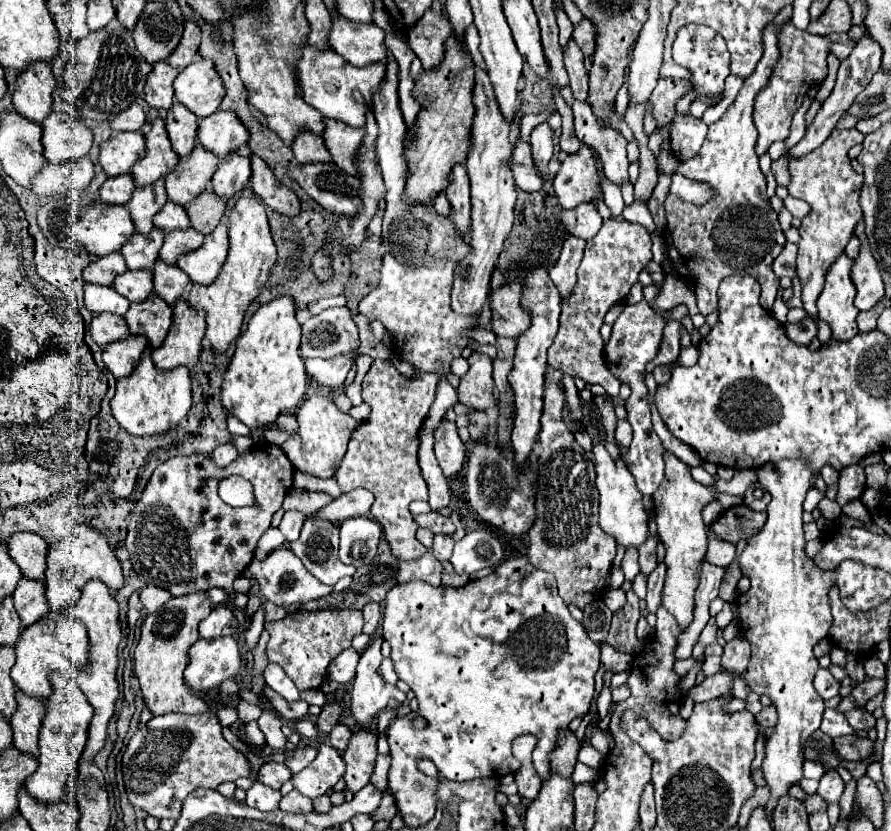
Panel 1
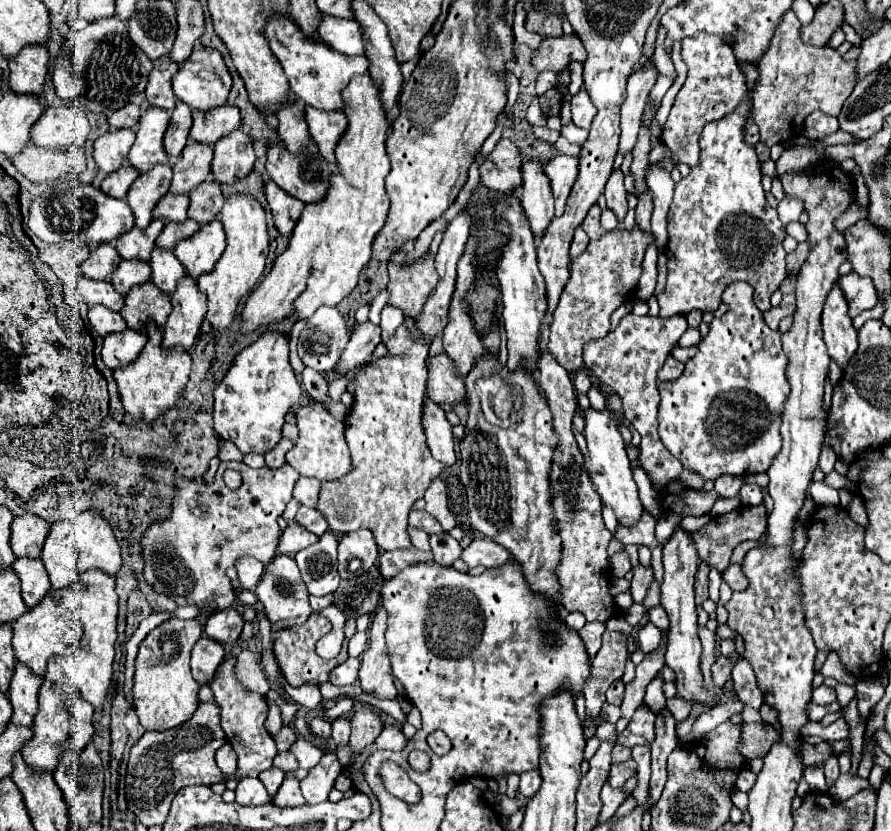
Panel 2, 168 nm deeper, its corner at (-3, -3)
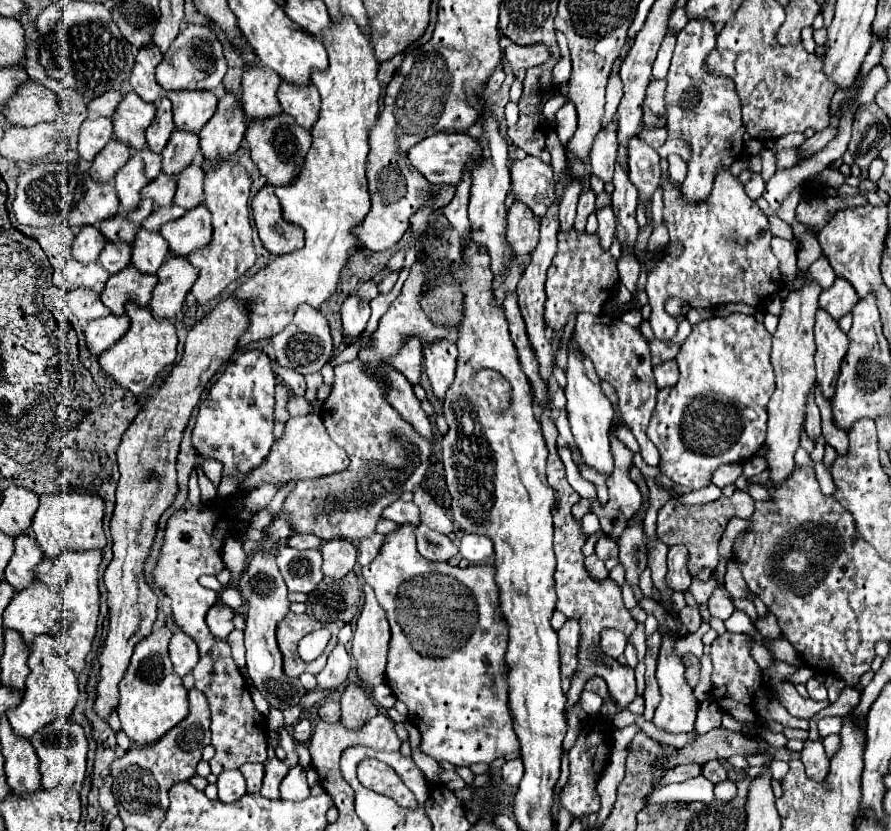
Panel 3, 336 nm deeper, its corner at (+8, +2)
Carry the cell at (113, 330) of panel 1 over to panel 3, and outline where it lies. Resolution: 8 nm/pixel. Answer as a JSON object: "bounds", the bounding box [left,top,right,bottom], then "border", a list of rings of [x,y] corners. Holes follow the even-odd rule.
{"bounds":[69,290,111,322],"border":[[[71,290],[69,292],[69,308],[79,322],[89,322],[107,316],[111,310],[99,300],[99,296],[91,290]]]}

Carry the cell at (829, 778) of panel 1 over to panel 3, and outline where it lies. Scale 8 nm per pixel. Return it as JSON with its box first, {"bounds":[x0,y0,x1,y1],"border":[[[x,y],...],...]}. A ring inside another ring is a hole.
{"bounds":[801,740,829,782],"border":[[[807,740],[803,750],[801,750],[801,760],[805,764],[807,778],[821,782],[829,774],[829,758],[825,756],[821,740],[817,740],[817,742]]]}

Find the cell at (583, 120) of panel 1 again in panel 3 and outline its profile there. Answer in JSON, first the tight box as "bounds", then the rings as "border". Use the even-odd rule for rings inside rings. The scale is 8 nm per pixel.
{"bounds":[597,206,615,250],"border":[[[611,206],[599,208],[597,210],[597,218],[599,218],[599,230],[597,230],[597,234],[601,236],[603,248],[609,250],[609,246],[613,242],[613,236],[615,236],[615,216],[613,216]]]}

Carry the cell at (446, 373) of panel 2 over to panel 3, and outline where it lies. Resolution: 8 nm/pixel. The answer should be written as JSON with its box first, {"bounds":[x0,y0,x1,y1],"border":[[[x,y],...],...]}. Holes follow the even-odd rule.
{"bounds":[391,338,423,386],"border":[[[411,338],[407,346],[395,356],[395,362],[391,362],[395,370],[399,370],[407,380],[415,386],[421,382],[421,370],[423,370],[423,344],[419,338]]]}

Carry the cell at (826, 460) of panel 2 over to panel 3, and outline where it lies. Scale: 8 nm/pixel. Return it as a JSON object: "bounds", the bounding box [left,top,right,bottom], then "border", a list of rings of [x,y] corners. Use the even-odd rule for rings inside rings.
{"bounds":[805,398,821,442],"border":[[[809,398],[807,402],[807,422],[805,422],[805,432],[807,436],[815,442],[815,438],[821,436],[821,416],[819,416],[819,408],[815,404],[813,398]]]}

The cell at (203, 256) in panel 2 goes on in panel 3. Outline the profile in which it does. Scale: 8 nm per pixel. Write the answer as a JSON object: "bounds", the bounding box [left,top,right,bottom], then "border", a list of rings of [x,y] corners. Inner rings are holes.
{"bounds":[159,204,211,258],"border":[[[199,204],[195,210],[189,210],[183,218],[163,226],[159,234],[167,240],[173,256],[185,258],[195,250],[203,250],[211,242],[211,214],[203,204]]]}

